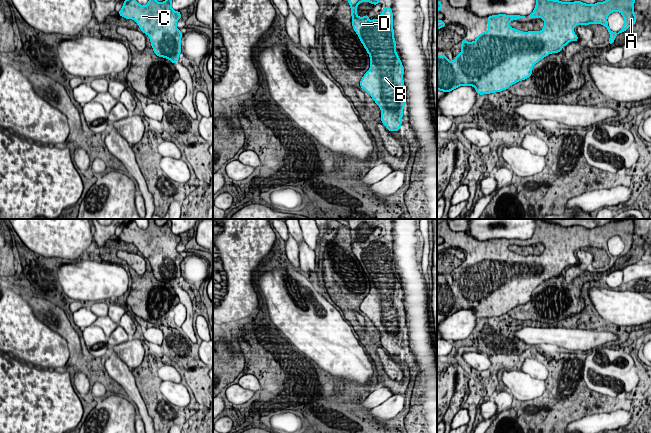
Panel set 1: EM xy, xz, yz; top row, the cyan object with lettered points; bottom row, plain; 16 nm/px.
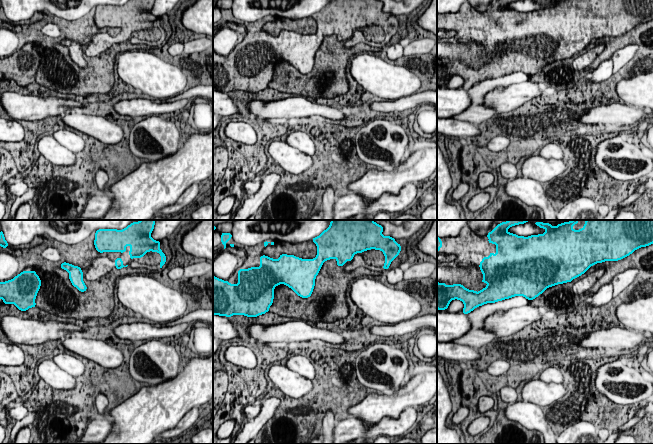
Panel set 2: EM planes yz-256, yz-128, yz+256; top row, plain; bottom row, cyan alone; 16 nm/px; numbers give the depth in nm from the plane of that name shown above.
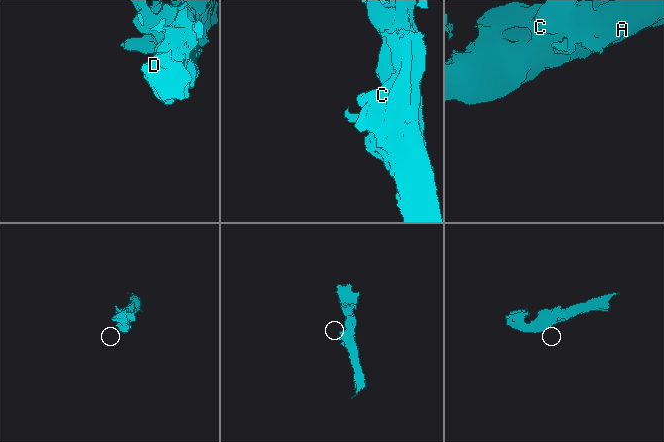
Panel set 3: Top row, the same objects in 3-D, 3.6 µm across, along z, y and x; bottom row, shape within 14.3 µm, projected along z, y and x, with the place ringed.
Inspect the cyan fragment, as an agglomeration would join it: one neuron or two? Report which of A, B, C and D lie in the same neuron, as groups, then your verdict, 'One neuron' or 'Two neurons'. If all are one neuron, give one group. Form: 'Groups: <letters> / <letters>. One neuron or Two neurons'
Groups: A B C D. One neuron

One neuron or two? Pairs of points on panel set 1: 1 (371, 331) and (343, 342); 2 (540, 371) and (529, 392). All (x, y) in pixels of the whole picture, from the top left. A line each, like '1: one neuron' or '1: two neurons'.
1: two neurons
2: one neuron

